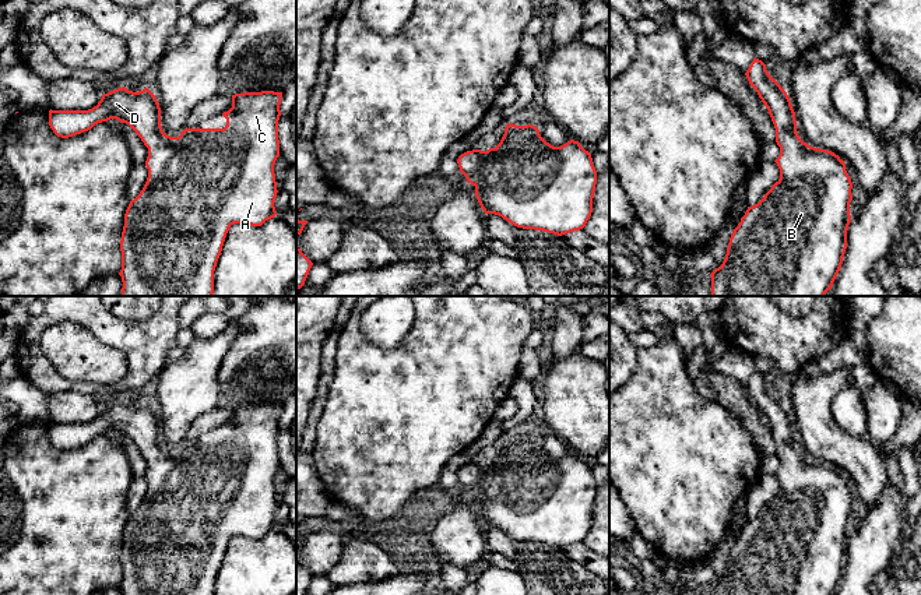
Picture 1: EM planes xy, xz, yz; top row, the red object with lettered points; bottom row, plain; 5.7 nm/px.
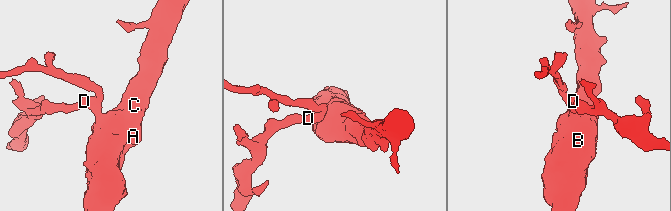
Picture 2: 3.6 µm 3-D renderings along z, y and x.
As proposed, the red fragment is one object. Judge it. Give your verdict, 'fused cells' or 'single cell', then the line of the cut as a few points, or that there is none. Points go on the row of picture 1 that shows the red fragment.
single cell; cut none

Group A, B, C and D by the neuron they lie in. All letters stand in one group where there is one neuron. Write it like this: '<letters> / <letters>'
A B C D

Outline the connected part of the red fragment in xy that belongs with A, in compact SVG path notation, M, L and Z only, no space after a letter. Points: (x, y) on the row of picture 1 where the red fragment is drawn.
M126 87L113 89L103 94L96 106L88 110L49 110L49 126L57 137L68 138L75 134L91 130L95 124L116 119L120 123L129 124L136 134L141 138L144 145L148 148L148 158L145 166L148 169L147 182L140 191L140 194L130 201L124 214L124 226L120 240L122 251L122 270L119 275L122 277L123 288L120 296L212 296L214 293L214 271L217 261L221 256L222 246L229 228L233 223L246 223L252 226L261 226L266 221L277 215L274 201L277 197L277 182L274 173L274 165L280 156L280 140L278 140L278 120L281 116L282 92L261 91L261 92L243 92L232 95L232 108L224 112L222 116L226 119L226 126L224 128L184 128L179 137L166 135L161 126L161 108L155 95L144 88L143 91L133 92Z

